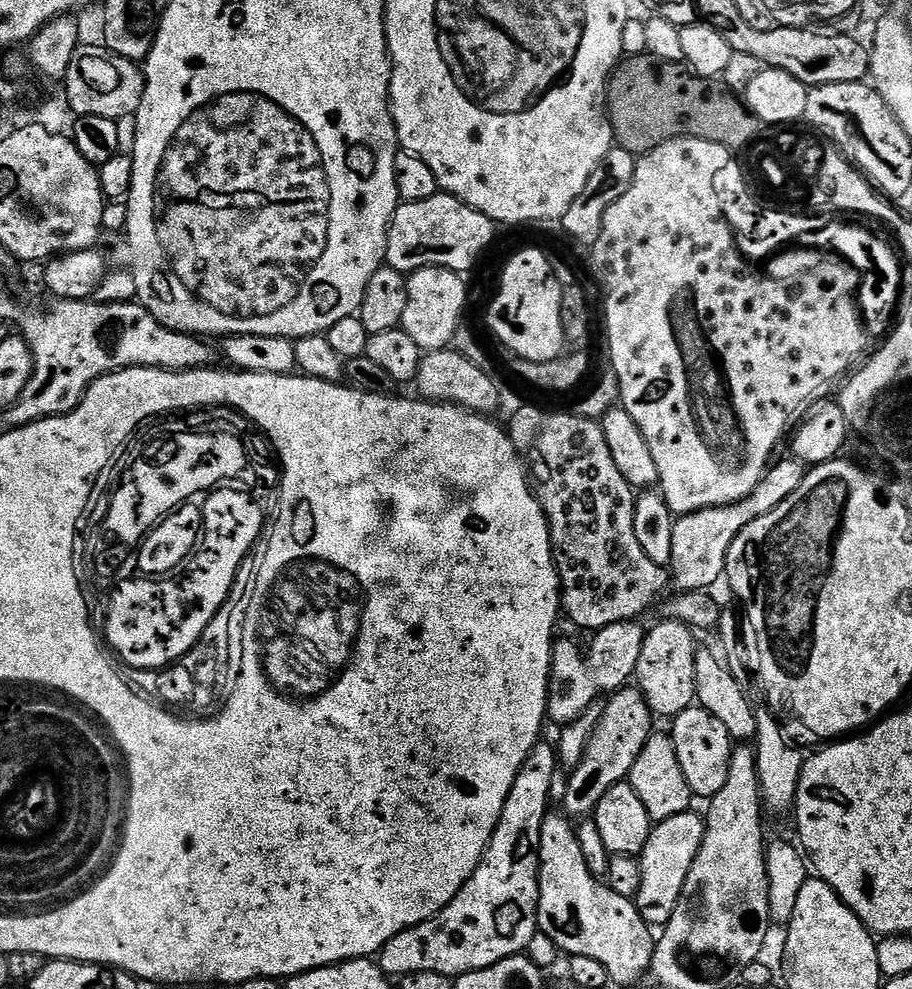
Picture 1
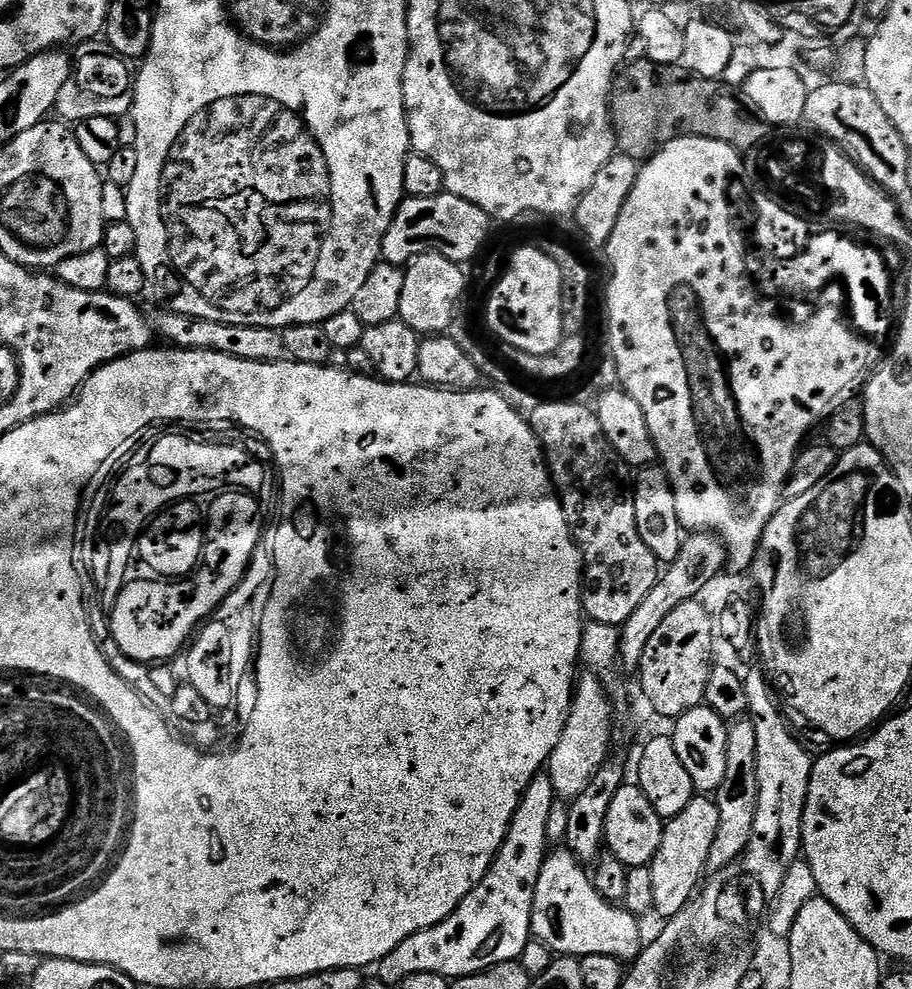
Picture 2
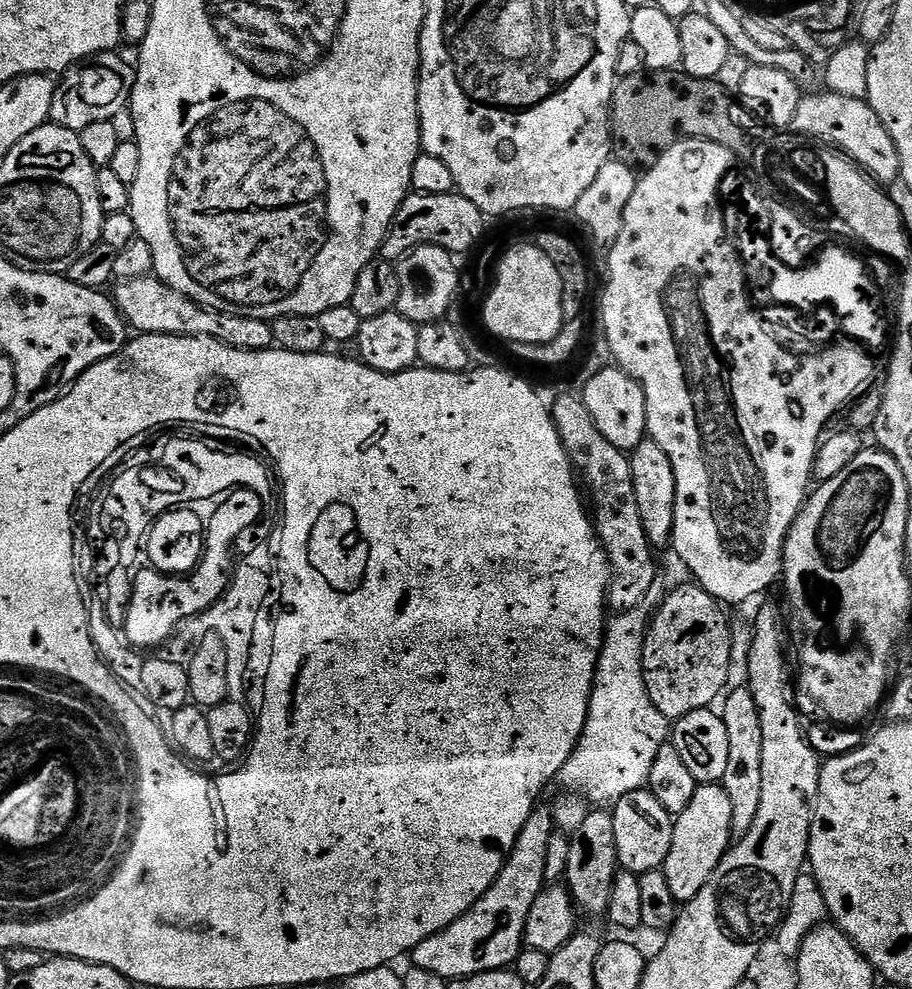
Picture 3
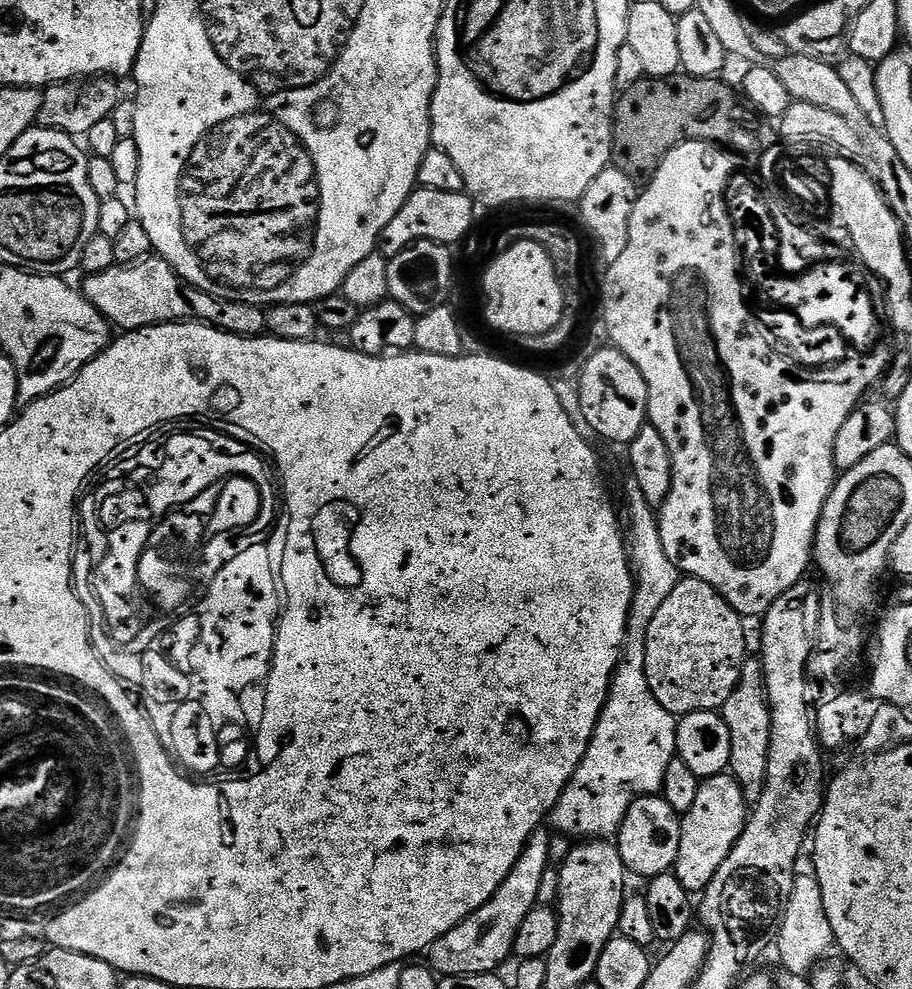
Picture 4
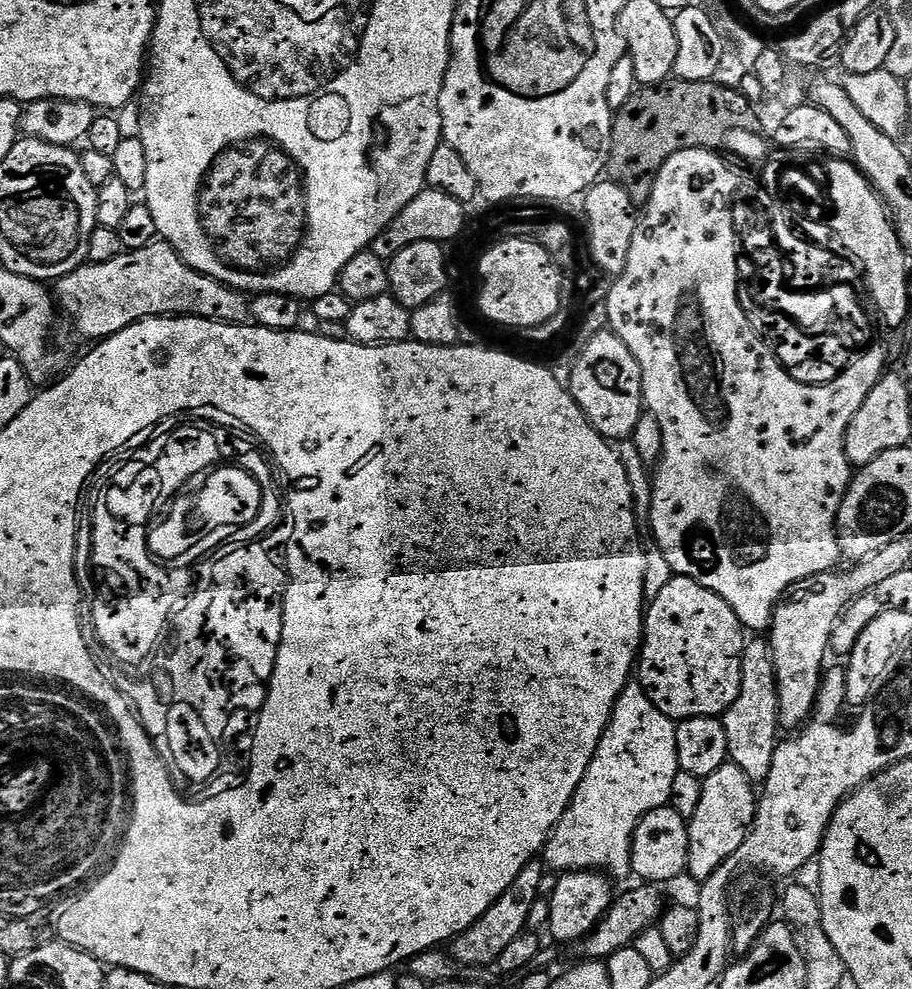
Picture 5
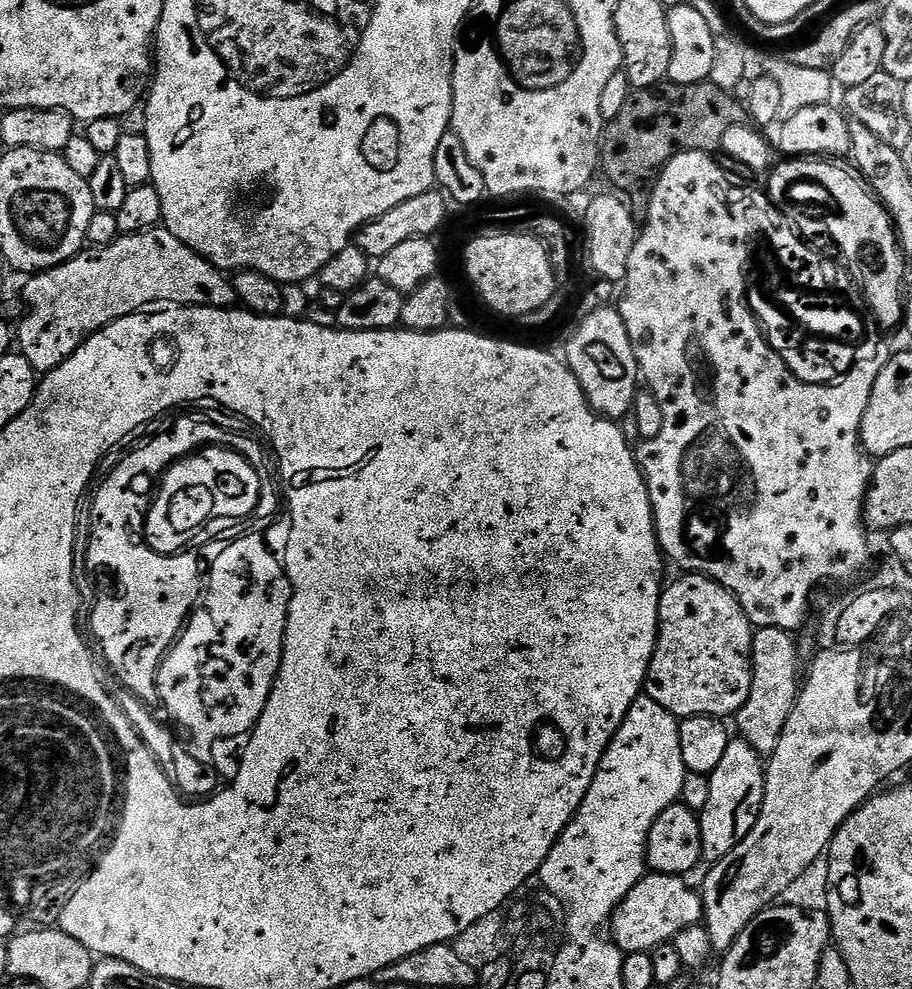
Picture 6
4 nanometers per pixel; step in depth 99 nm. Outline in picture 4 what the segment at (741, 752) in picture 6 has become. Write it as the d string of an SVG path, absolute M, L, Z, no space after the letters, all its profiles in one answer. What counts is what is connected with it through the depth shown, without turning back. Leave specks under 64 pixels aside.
M732 775L709 776L701 783L694 806L683 813L680 822L678 858L674 869L678 882L682 882L688 892L700 894L707 888L714 874L718 874L722 862L726 862L730 850L734 850L738 838L748 825L749 815L748 799Z

